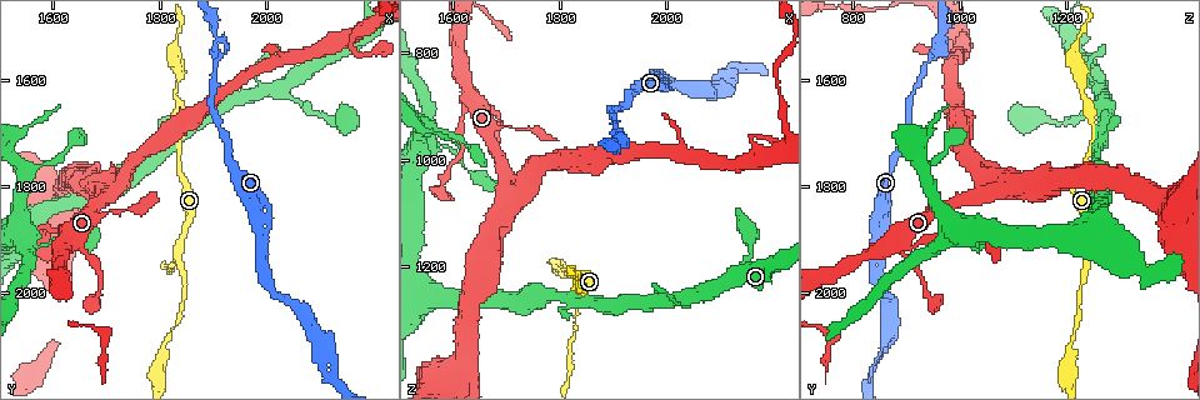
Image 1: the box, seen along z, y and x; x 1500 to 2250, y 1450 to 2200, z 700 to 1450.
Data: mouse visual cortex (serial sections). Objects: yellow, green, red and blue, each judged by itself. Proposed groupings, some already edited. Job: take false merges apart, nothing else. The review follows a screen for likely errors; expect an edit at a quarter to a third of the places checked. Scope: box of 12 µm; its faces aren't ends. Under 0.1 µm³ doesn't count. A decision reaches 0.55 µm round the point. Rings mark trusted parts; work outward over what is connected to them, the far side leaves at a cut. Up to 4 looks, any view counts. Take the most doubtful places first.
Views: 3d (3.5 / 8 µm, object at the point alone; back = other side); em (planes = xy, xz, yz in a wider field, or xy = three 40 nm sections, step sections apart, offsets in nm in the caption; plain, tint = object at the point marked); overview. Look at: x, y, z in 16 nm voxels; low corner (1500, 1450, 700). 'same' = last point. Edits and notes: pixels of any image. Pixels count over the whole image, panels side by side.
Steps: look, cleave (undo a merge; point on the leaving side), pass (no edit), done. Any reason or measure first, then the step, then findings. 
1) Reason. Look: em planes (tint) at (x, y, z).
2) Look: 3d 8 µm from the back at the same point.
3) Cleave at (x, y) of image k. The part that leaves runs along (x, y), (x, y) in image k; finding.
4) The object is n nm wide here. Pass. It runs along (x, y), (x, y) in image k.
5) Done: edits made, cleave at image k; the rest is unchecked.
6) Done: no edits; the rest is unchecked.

Abrupt turn. Look: 3d 3.5 µm at (1655, 1925, 890).

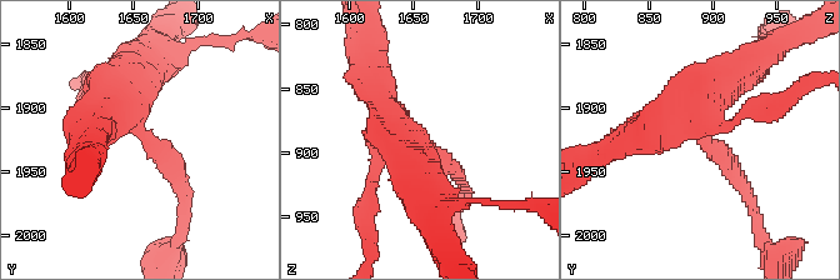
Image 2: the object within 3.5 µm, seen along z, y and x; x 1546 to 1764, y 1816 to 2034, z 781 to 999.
Look: em xy step 1 (tint) at (1658, 1922, 890).

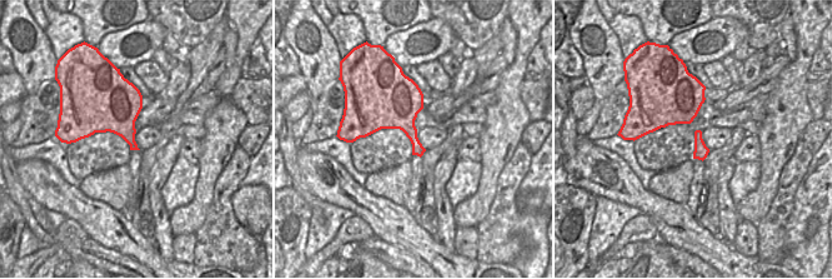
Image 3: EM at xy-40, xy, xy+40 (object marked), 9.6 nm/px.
Pass. It runs along (135, 79), (116, 109), (181, 194) in image 2; one cell here.

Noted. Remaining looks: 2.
Thin arm on a thick one. Look: 3d 3.5 µm at (2030, 1610, 1265).

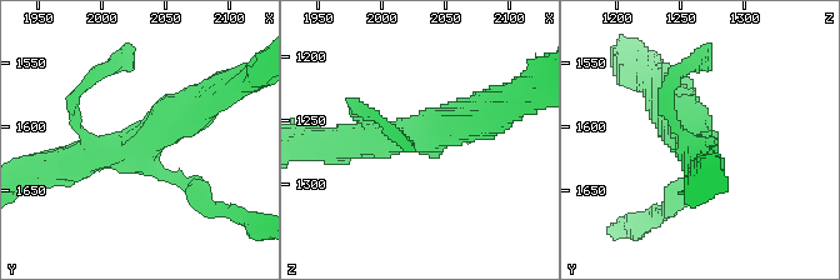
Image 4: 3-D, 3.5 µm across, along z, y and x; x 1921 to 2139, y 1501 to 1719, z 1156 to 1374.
3 arms meet here; the arms are 150, 400, 450 nm wide; need the tissue. Look: em planes (tint) at (2032, 1614, 1262).

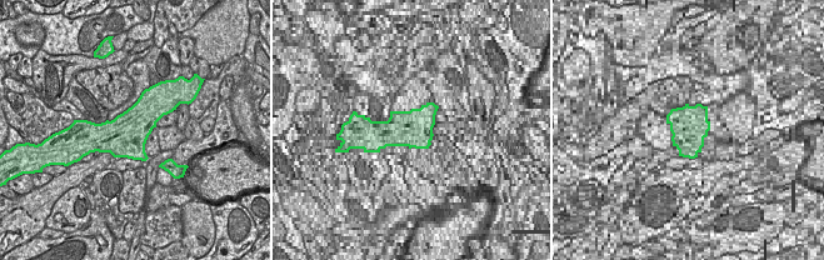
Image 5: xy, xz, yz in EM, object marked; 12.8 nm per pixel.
Pass. It runs along (208, 98), (135, 148), (66, 163) in image 4; one cell here.

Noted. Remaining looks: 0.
Done: no edits; the rest is unchecked.

